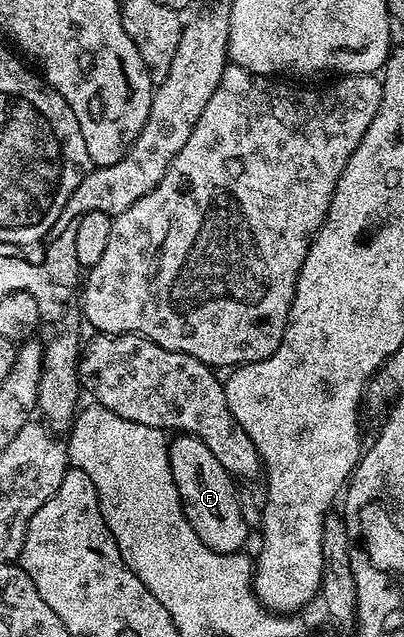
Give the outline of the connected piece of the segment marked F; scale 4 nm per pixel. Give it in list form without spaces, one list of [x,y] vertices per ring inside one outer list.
[[[194,434],[172,437],[167,451],[173,484],[177,484],[183,511],[201,544],[213,548],[213,552],[218,554],[240,553],[247,542],[249,523],[242,514],[236,479],[231,477],[221,460],[217,460],[217,456],[213,456],[213,452],[209,452],[206,444]]]

